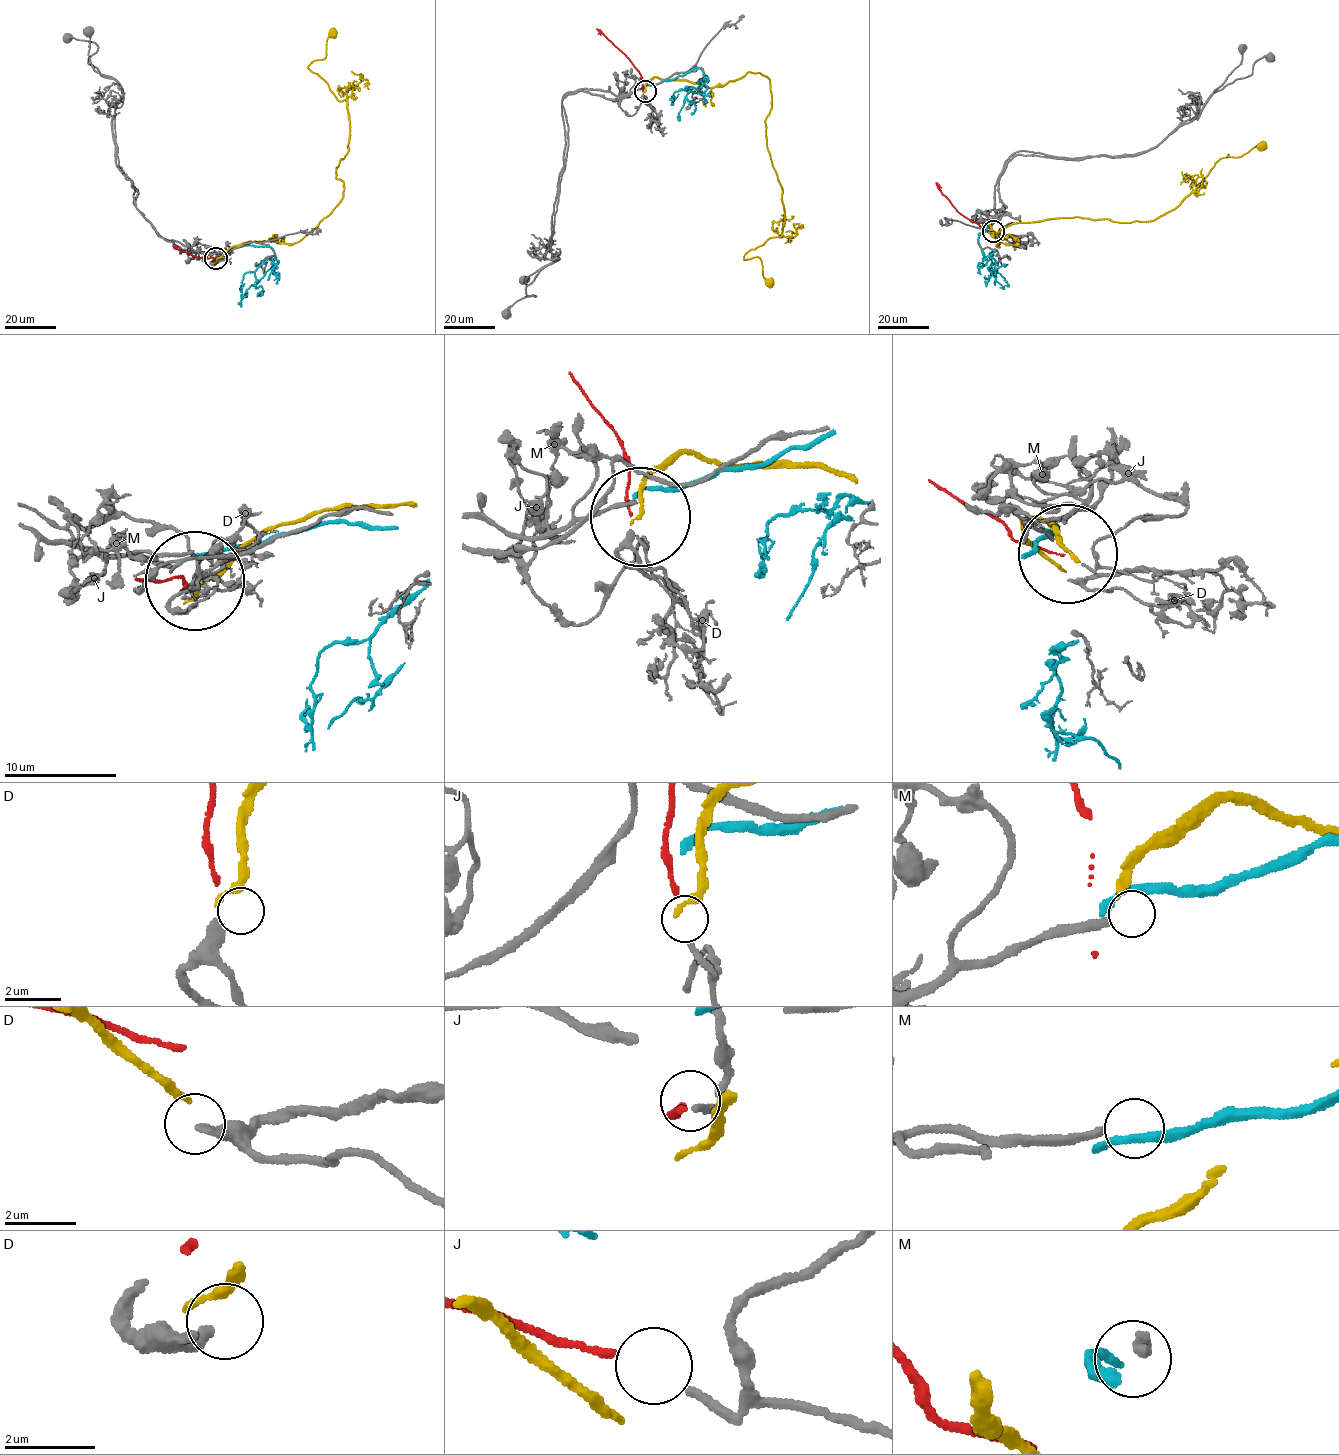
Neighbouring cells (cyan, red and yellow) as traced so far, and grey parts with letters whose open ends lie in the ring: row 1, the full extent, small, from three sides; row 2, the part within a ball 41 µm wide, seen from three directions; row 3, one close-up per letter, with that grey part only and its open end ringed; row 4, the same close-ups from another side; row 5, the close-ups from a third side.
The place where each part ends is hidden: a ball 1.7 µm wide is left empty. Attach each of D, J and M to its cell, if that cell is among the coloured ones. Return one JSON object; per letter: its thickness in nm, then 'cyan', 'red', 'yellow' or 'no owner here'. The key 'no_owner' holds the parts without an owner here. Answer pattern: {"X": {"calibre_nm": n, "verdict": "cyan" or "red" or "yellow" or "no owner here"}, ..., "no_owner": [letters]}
{"D": {"calibre_nm": 320, "verdict": "no owner here"}, "J": {"calibre_nm": 190, "verdict": "red"}, "M": {"calibre_nm": 240, "verdict": "no owner here"}, "no_owner": ["D", "M"]}

